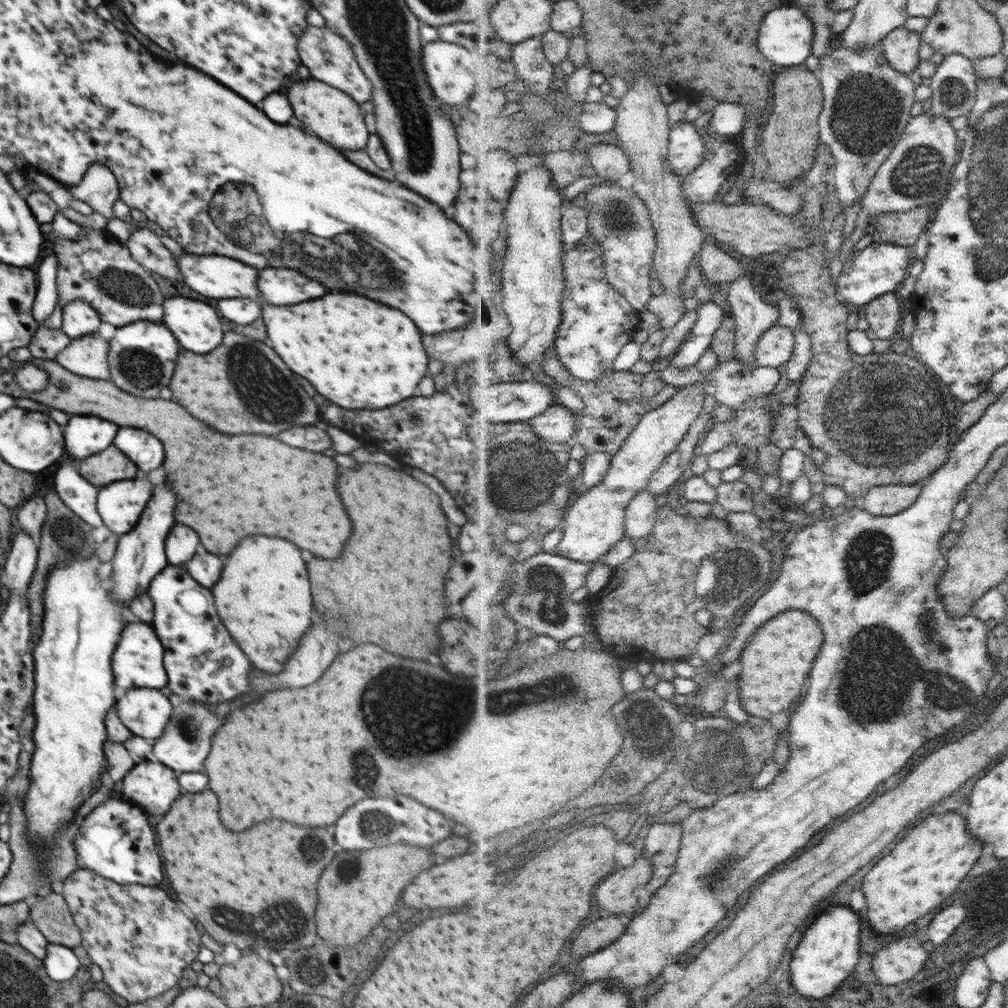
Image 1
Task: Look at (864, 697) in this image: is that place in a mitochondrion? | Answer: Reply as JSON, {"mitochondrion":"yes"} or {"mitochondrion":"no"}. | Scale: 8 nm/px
{"mitochondrion":"yes"}

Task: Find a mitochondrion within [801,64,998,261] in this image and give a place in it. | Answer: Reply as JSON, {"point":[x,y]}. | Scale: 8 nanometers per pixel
{"point":[865,111]}

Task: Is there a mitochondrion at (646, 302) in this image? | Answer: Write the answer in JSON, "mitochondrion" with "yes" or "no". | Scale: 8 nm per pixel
{"mitochondrion":"no"}

